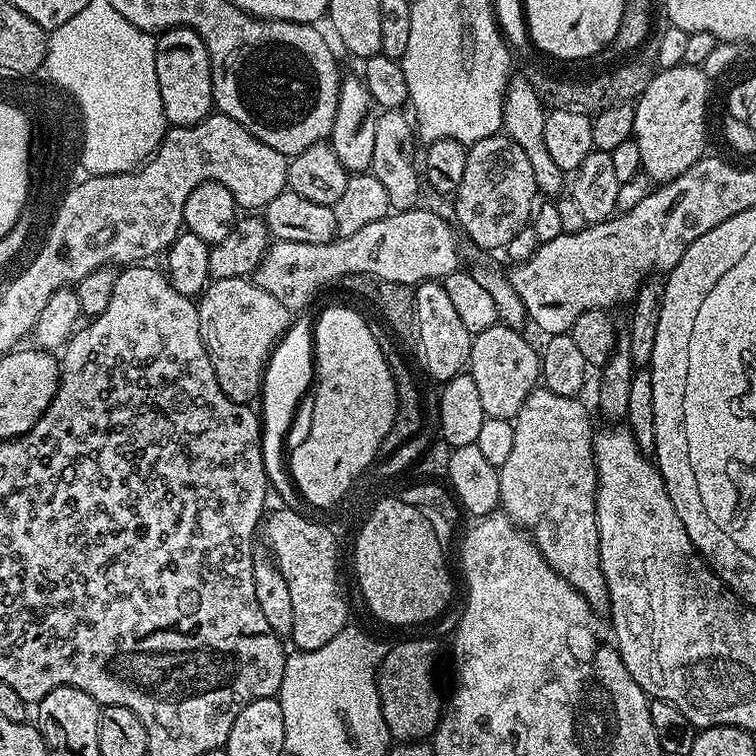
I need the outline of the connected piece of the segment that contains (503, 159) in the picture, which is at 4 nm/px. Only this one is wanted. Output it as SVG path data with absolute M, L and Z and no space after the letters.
M508 135L482 138L468 148L462 186L454 194L454 220L458 228L460 223L459 231L464 231L478 247L507 249L510 238L518 230L529 227L536 199L538 193L530 158L526 158L526 150Z

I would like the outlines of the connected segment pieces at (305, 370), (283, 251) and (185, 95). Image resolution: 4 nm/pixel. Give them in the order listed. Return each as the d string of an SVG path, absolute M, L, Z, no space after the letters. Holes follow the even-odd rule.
M304 314L297 317L291 327L285 332L268 360L264 372L264 384L261 388L260 403L262 402L261 417L261 448L263 450L264 468L267 471L269 485L273 493L282 500L281 505L292 512L301 512L304 508L303 497L295 486L291 473L282 464L282 448L284 438L292 424L294 412L300 398L309 391L314 380L314 322ZM308 388L308 389L307 389ZM277 402L280 402L278 408Z
M417 206L405 212L393 211L378 218L378 222L362 226L362 230L354 234L330 242L276 240L265 250L254 271L254 279L266 294L274 294L274 298L293 314L303 313L304 307L327 284L336 284L346 275L370 275L374 279L409 286L423 284L426 280L440 282L461 267L457 233L448 223L436 211L428 209L427 212L424 206Z
M170 28L156 39L158 87L167 123L172 126L197 124L214 108L212 98L212 63L202 38L189 28Z

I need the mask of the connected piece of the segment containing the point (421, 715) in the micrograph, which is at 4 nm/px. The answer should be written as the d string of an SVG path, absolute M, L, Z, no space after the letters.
M404 640L389 647L376 673L376 689L380 695L382 714L386 718L389 737L396 742L424 742L435 733L442 715L442 696L436 693L432 671L440 652L432 640Z

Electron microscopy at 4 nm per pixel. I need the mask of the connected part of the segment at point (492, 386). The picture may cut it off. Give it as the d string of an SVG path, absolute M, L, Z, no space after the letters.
M497 322L473 335L467 371L474 378L474 386L478 386L478 398L487 418L512 420L518 410L522 410L522 402L526 402L528 395L538 387L541 379L540 352L524 334L503 322Z

